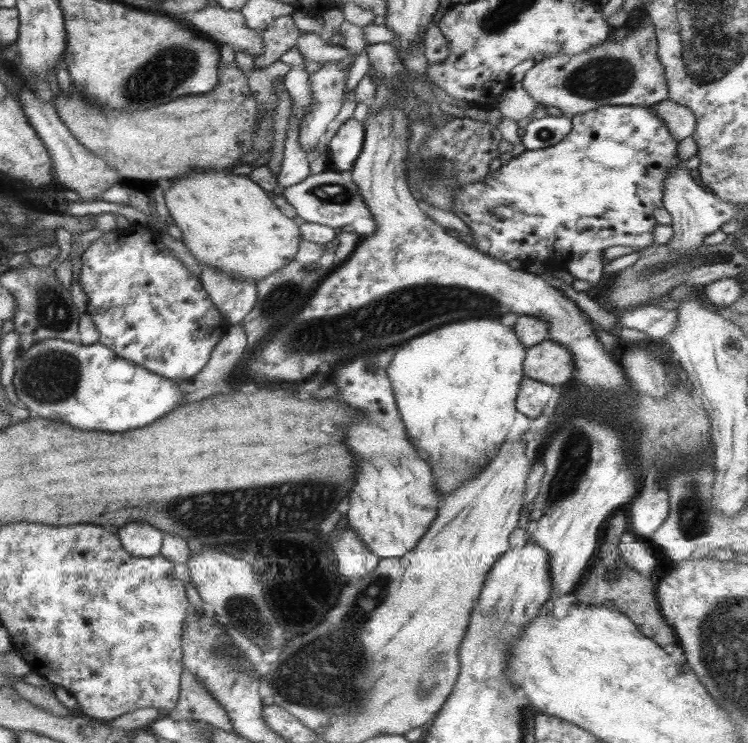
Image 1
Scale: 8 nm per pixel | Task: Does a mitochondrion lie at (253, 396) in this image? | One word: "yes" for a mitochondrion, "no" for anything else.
no

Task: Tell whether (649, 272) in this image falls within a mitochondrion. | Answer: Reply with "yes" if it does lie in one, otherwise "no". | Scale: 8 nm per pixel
yes

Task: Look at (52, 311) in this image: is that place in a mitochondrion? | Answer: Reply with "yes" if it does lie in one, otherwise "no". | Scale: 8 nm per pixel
yes

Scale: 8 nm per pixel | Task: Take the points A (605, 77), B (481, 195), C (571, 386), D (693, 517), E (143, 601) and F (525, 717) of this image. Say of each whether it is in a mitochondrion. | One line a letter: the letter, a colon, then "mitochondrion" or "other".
A: mitochondrion
B: other
C: other
D: mitochondrion
E: other
F: other

